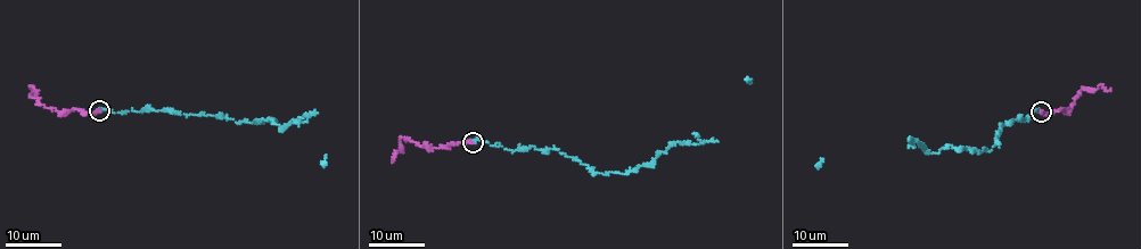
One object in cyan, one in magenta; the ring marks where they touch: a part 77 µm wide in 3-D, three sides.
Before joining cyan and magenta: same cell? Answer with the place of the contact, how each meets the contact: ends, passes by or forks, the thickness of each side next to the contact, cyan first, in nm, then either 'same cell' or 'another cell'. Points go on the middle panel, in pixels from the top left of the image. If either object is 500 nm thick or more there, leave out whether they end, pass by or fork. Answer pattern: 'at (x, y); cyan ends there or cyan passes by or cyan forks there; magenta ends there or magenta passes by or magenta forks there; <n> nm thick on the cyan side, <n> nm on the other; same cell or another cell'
at (473, 142); cyan ends there; magenta ends there; 280 nm thick on the cyan side, 340 nm on the other; same cell

